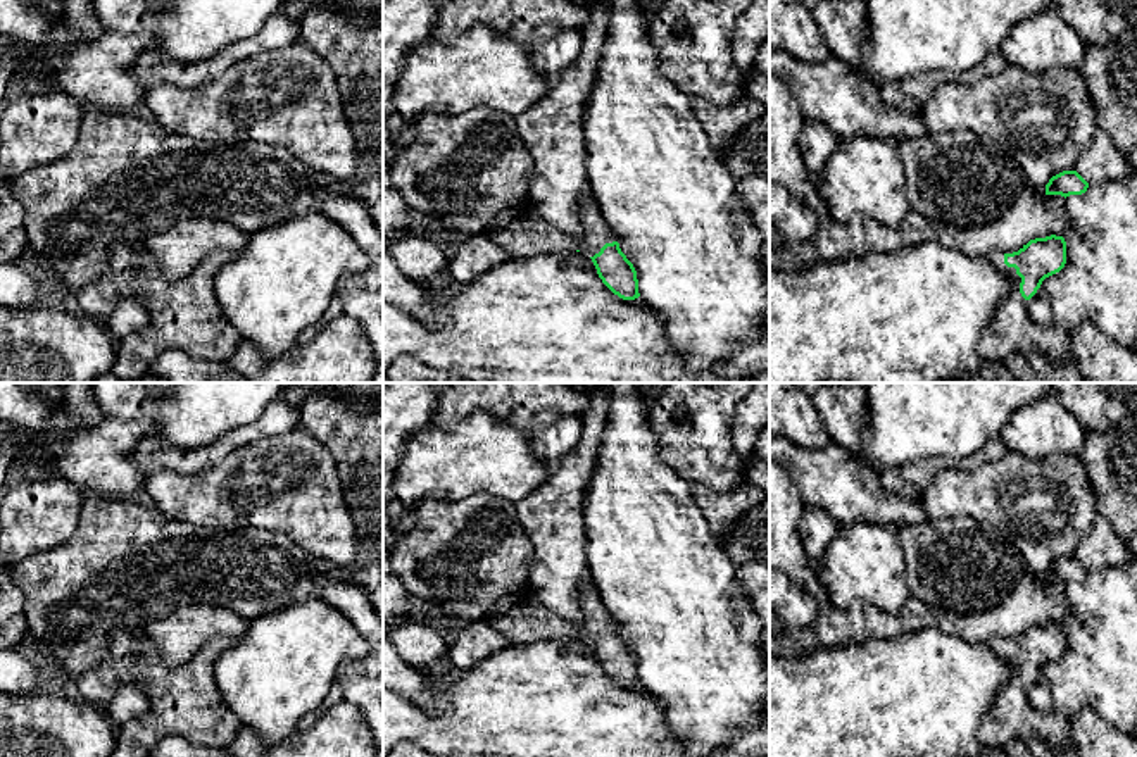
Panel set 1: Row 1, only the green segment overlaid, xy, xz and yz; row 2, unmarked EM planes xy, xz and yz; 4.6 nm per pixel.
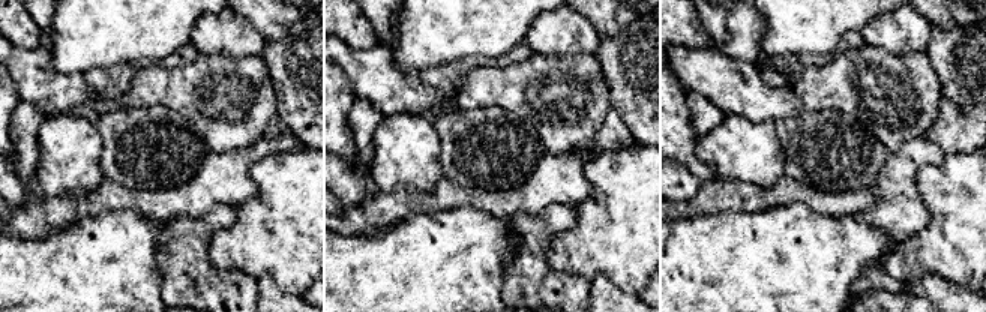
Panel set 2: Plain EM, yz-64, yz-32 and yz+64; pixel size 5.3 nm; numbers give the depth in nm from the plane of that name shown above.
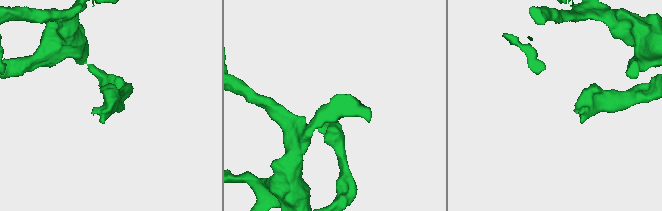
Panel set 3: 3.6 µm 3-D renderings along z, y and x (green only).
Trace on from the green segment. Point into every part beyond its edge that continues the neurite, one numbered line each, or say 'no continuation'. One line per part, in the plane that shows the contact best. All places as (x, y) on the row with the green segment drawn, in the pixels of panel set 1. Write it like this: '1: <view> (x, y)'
1: yz (1010, 330)

